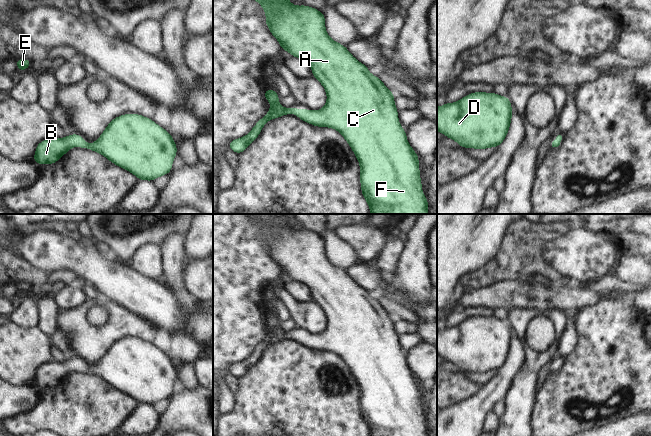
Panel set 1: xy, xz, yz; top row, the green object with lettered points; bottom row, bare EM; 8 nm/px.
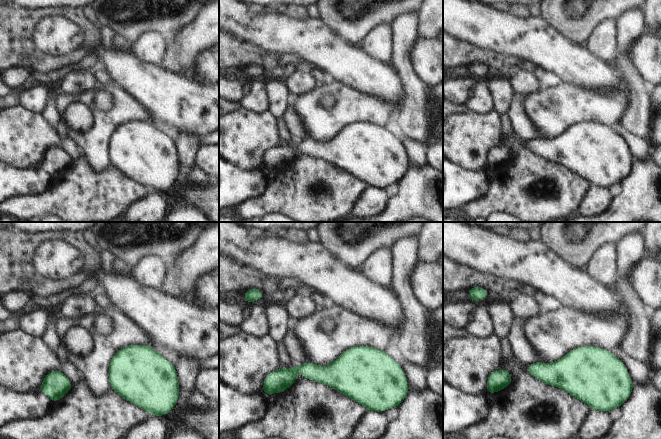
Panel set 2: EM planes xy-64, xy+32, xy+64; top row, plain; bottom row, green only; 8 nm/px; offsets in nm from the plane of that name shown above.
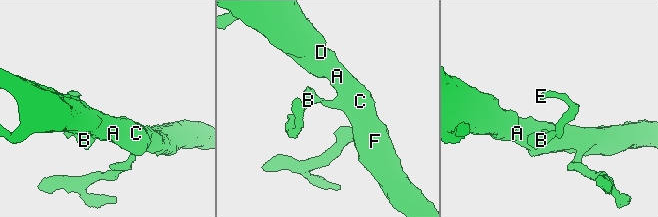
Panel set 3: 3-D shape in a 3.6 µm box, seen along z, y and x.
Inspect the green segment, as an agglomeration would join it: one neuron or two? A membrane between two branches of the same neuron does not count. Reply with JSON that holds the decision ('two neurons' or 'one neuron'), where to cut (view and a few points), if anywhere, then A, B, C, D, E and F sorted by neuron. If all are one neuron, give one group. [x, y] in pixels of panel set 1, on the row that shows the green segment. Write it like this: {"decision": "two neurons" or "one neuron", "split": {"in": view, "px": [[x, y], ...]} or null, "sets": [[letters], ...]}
{"decision": "one neuron", "split": null, "sets": [["A", "B", "C", "D", "E", "F"]]}

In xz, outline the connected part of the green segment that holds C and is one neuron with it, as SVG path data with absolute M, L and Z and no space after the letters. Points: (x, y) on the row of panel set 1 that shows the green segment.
M255 0L255 1L260 3L262 6L262 9L266 12L265 23L267 24L272 35L279 41L281 50L288 51L292 55L292 57L298 57L300 59L303 59L311 66L313 77L317 79L325 88L325 91L327 93L327 102L325 106L319 111L311 111L308 109L297 109L296 107L283 108L278 103L278 99L280 97L278 96L277 91L266 88L264 96L265 96L265 99L272 104L270 110L267 112L267 114L263 118L257 121L256 125L251 129L248 135L232 140L231 142L229 142L228 147L237 154L244 152L247 149L248 145L259 136L263 126L270 119L276 119L282 115L289 115L289 114L295 113L298 118L300 118L301 120L311 125L315 125L317 127L330 127L330 128L336 129L345 138L345 140L348 142L348 144L350 145L351 149L353 150L355 156L357 157L359 161L359 164L360 164L359 178L361 181L361 191L362 191L364 199L367 201L369 205L371 214L428 214L429 212L428 199L425 198L422 192L422 185L421 185L420 171L419 171L419 161L418 161L419 157L414 152L413 148L409 145L407 141L405 129L403 129L400 126L400 123L398 120L398 110L396 109L395 102L394 102L395 95L389 89L385 87L384 83L379 79L379 77L376 77L370 74L368 71L368 67L360 63L357 59L355 59L351 55L351 53L347 50L347 47L341 45L340 43L337 43L336 41L333 41L328 36L325 30L325 16L323 12L318 11L315 8L309 7L307 5L295 6L291 4L289 0Z

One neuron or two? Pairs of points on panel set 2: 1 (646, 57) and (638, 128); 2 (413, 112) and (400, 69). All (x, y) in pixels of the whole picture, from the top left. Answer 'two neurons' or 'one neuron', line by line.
1: two neurons
2: one neuron

